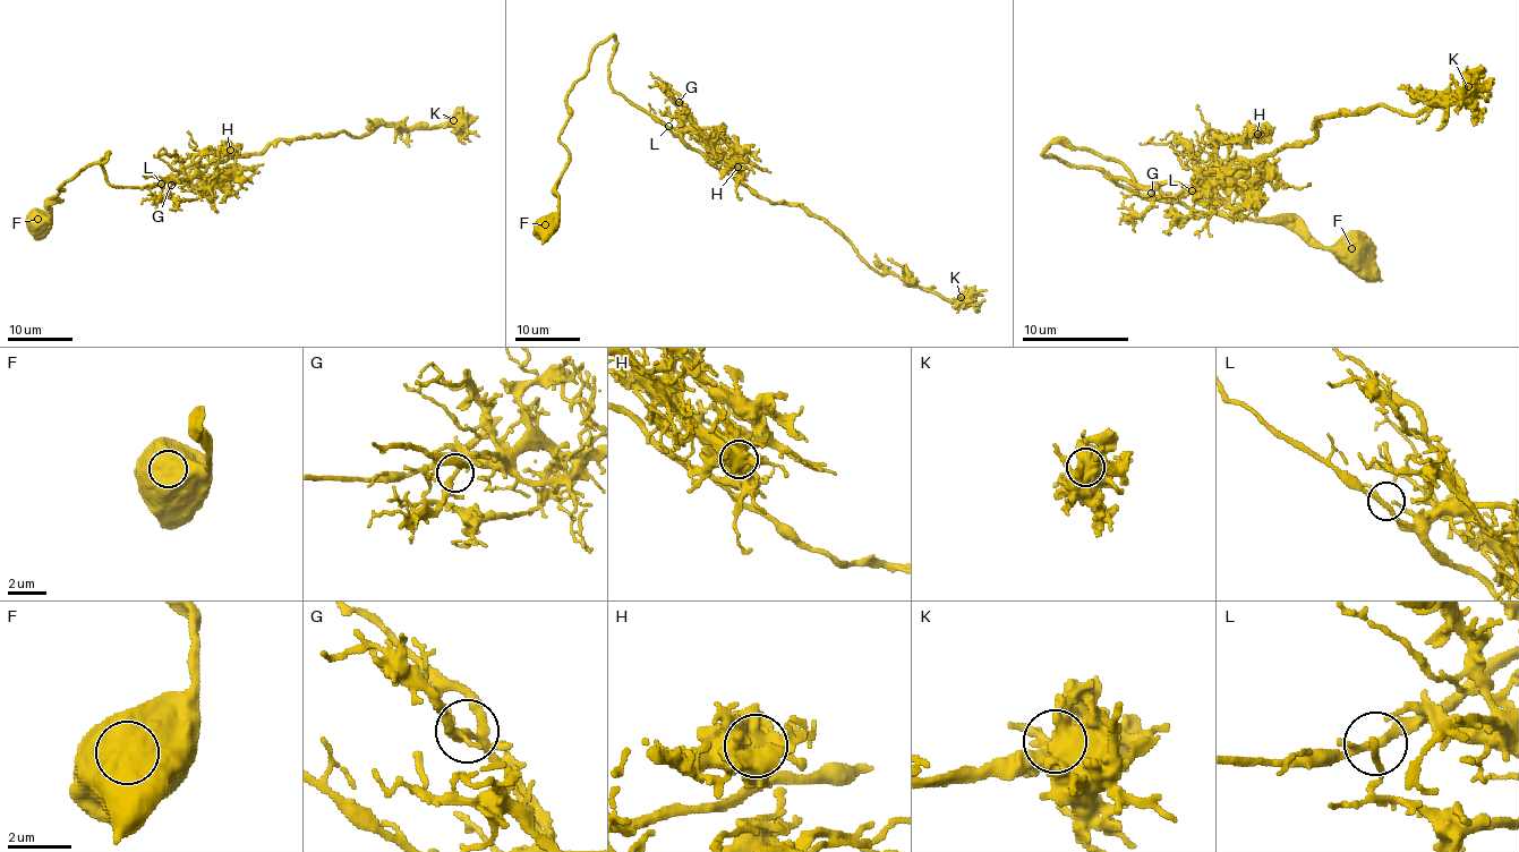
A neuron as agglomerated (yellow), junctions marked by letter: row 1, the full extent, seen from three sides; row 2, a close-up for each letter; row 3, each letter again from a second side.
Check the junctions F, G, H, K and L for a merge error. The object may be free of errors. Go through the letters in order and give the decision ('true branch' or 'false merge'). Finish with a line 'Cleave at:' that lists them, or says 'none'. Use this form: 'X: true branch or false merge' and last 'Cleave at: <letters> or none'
F: true branch
G: true branch
H: true branch
K: true branch
L: true branch
Cleave at: none

